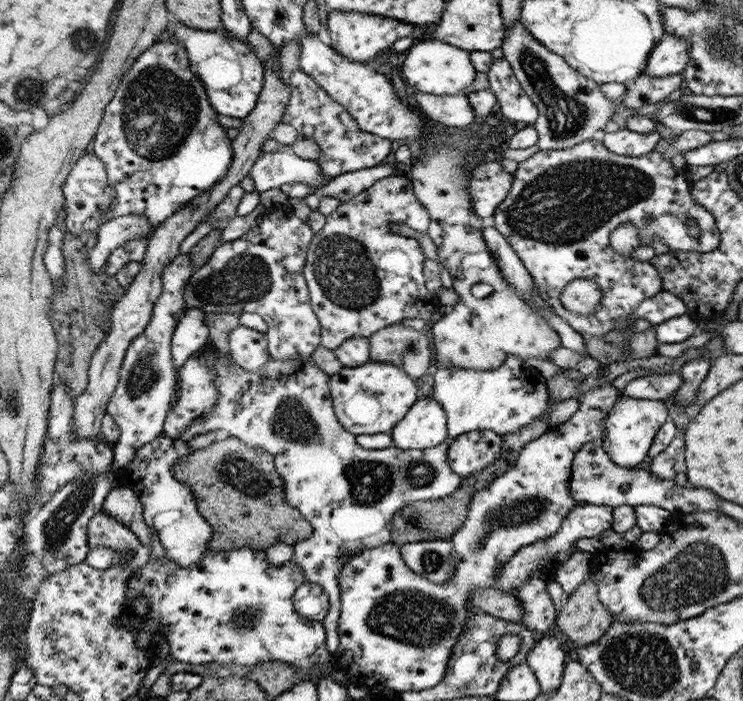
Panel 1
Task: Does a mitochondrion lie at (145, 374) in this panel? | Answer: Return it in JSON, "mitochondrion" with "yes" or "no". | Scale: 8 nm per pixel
{"mitochondrion":"yes"}

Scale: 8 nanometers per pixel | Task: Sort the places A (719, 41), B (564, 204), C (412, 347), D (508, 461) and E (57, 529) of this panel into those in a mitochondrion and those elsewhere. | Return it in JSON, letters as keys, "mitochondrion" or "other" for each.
{"A":"mitochondrion","B":"mitochondrion","C":"mitochondrion","D":"other","E":"mitochondrion"}

